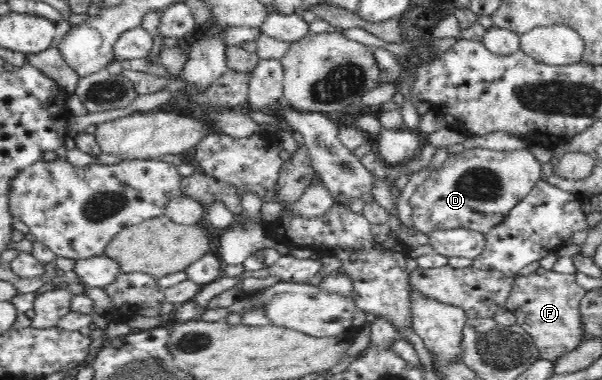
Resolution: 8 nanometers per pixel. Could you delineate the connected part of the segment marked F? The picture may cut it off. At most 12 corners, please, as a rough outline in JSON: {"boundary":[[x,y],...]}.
{"boundary":[[575,274],[517,275],[506,309],[541,358],[584,340]]}

